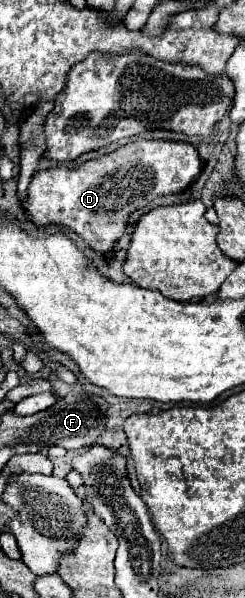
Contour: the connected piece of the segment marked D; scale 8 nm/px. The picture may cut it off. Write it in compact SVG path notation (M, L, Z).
M135 140L97 160L87 160L79 168L49 168L33 176L25 210L37 228L59 224L73 230L91 250L111 258L117 240L125 234L129 216L153 198L177 194L189 188L203 164L193 144L171 140Z

